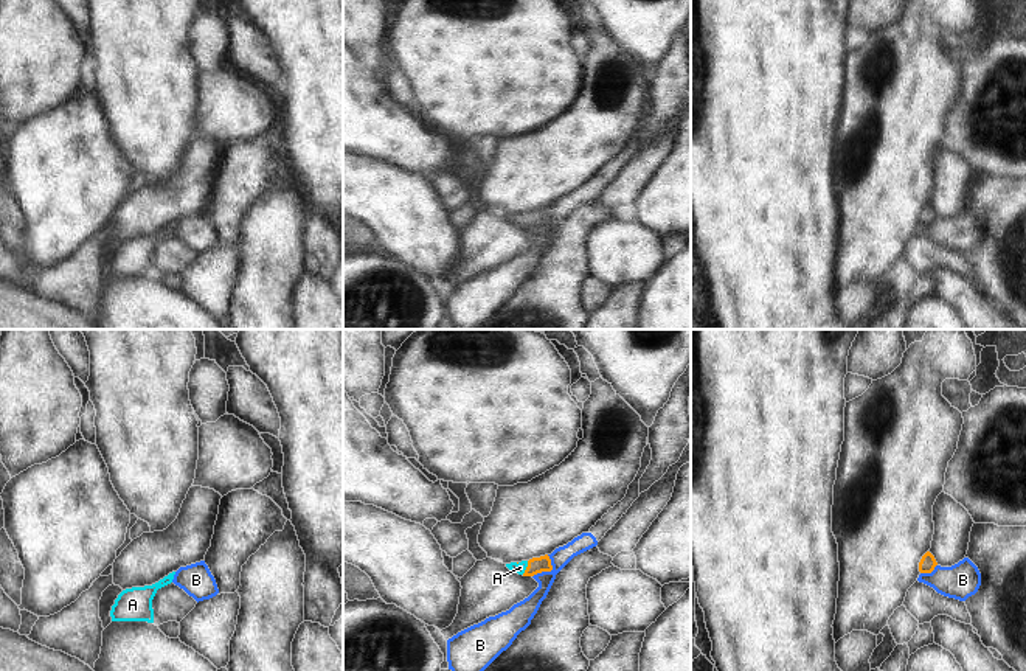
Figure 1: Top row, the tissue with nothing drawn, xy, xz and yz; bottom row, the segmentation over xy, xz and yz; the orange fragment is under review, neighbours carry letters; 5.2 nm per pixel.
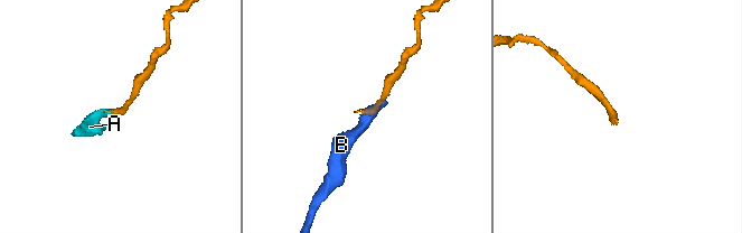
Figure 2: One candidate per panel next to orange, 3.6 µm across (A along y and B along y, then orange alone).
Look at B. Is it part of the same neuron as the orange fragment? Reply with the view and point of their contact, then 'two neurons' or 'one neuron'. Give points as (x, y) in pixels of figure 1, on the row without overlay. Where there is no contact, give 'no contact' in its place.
contact xz (548, 222); two neurons

